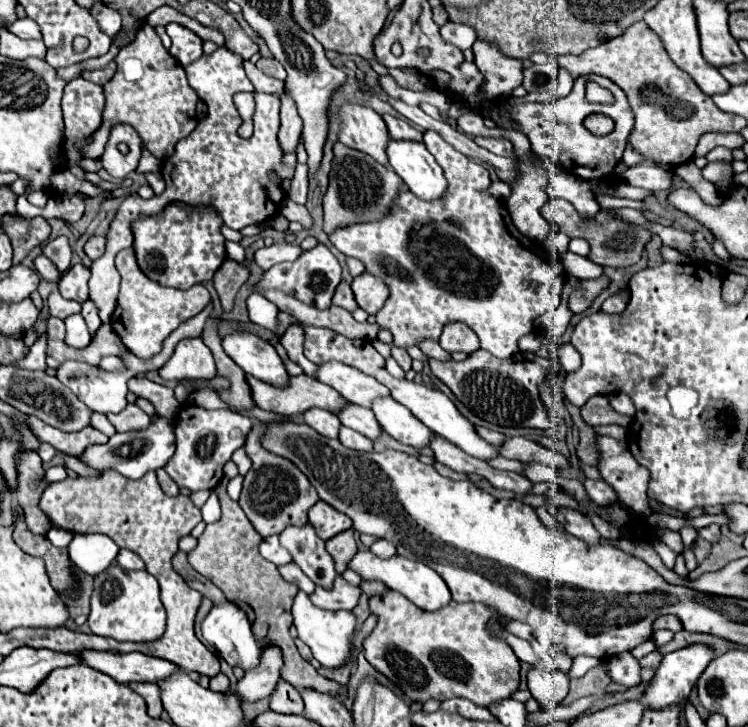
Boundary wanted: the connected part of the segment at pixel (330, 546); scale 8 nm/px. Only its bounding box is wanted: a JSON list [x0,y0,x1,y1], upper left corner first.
[326,529,358,573]

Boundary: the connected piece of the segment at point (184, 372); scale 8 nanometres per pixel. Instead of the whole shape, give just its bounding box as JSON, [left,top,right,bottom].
[158,337,214,379]

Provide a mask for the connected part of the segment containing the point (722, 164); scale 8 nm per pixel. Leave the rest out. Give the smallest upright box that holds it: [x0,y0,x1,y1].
[702,161,732,183]

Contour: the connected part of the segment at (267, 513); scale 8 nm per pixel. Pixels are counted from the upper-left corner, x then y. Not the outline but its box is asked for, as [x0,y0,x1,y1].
[238,421,318,537]

